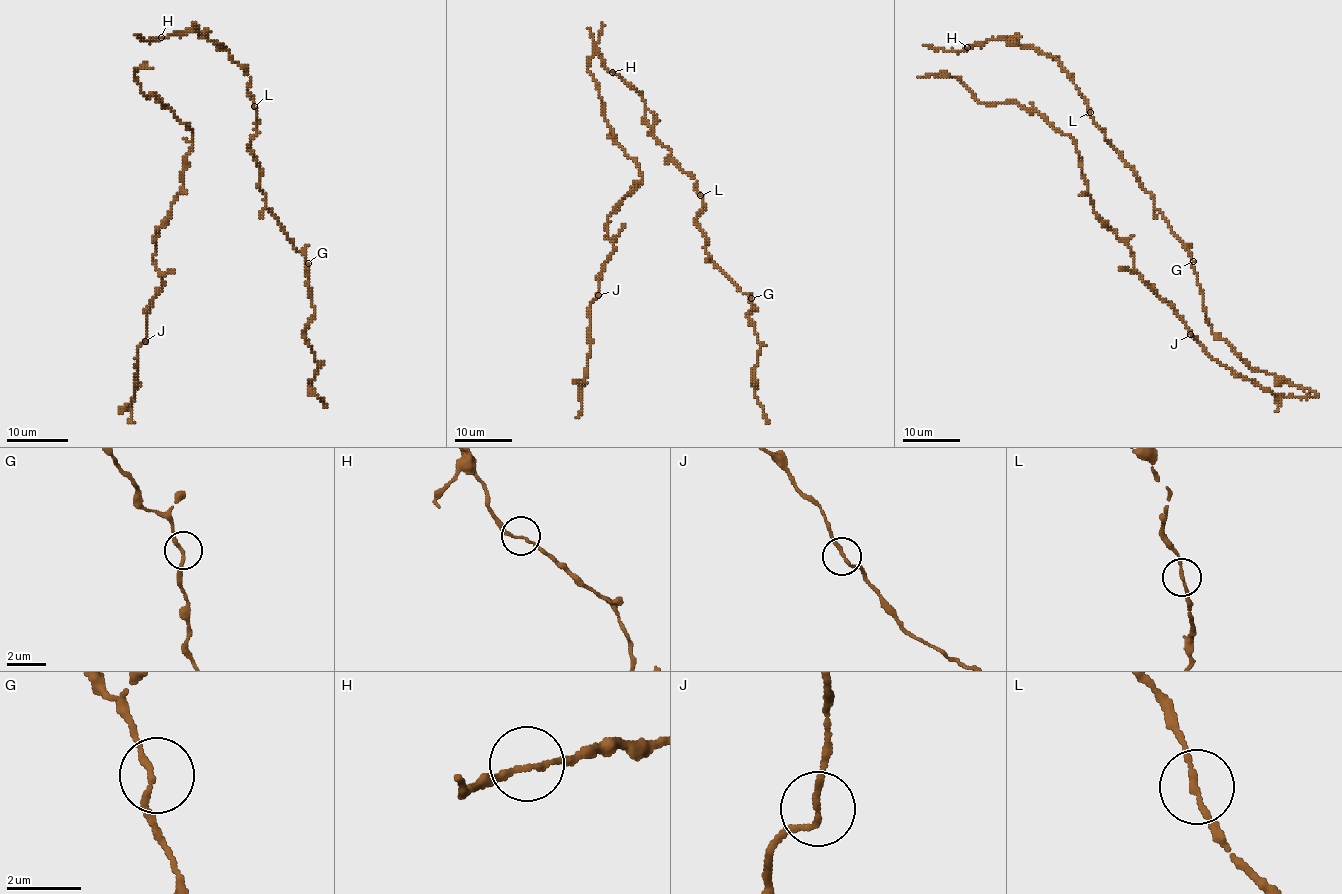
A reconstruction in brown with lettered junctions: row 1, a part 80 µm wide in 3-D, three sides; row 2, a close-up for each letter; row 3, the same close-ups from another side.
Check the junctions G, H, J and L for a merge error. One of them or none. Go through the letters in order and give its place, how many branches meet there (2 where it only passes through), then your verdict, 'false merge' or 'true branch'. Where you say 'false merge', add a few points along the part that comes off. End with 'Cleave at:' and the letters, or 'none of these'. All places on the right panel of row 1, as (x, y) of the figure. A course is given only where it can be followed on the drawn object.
G: (1193, 261) | 2 | true branch
H: (967, 47) | 2 | true branch
J: (1190, 334) | 2 | true branch
L: (1090, 112) | 2 | true branch
Cleave at: none of these

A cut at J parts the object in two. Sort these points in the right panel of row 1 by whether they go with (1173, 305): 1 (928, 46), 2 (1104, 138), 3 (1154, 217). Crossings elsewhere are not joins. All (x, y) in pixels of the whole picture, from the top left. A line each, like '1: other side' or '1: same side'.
1: other side
2: other side
3: other side

